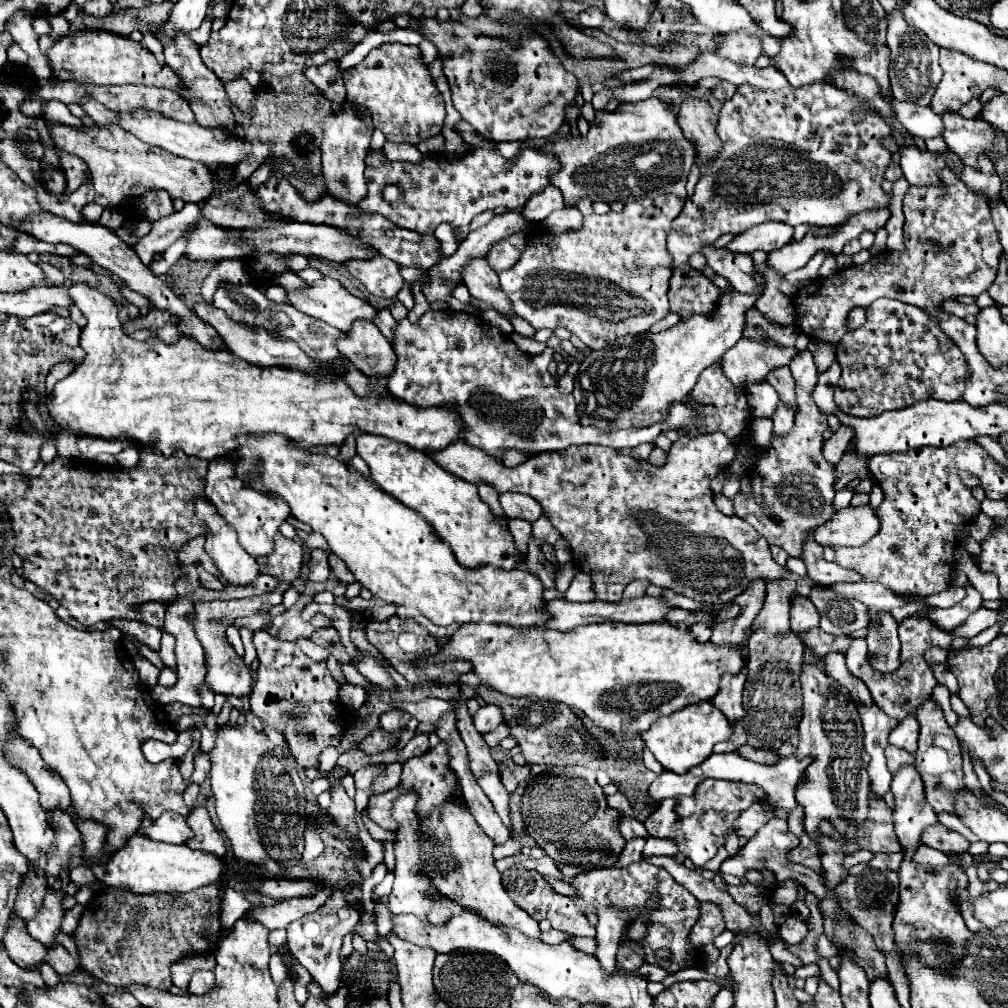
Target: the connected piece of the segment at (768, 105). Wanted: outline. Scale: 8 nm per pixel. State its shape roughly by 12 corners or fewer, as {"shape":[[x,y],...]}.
{"shape":[[828,83],[740,85],[672,269],[764,221],[890,207],[892,129]]}

